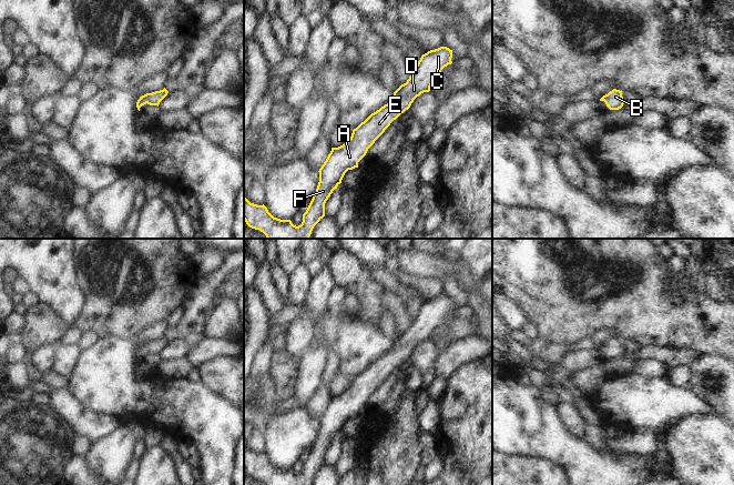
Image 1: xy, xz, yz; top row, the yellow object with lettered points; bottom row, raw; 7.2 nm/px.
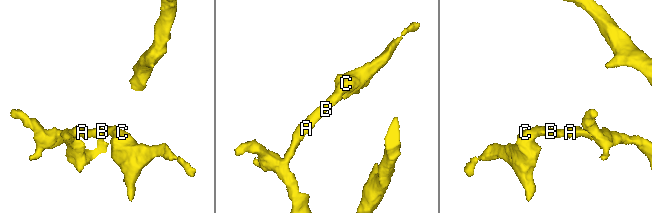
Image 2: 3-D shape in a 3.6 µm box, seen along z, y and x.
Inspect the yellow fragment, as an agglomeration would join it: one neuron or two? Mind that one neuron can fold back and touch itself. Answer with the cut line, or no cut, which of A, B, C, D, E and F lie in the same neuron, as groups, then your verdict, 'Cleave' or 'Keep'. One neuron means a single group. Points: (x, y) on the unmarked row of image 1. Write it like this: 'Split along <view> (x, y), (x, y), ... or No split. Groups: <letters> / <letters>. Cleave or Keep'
No split. Groups: A B C D E F. Keep

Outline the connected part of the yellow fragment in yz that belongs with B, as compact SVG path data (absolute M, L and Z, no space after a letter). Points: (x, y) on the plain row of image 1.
M613 337L608 343L603 344L600 350L604 350L610 358L619 358L625 352L622 345L622 340L616 337Z

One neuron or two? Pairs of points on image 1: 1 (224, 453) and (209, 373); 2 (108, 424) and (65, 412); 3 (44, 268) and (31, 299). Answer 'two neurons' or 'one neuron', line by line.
1: two neurons
2: one neuron
3: two neurons

